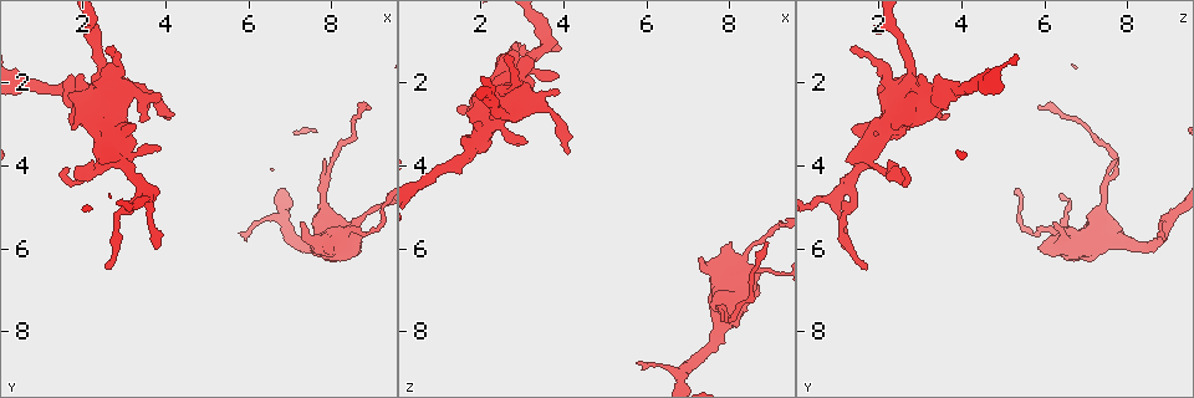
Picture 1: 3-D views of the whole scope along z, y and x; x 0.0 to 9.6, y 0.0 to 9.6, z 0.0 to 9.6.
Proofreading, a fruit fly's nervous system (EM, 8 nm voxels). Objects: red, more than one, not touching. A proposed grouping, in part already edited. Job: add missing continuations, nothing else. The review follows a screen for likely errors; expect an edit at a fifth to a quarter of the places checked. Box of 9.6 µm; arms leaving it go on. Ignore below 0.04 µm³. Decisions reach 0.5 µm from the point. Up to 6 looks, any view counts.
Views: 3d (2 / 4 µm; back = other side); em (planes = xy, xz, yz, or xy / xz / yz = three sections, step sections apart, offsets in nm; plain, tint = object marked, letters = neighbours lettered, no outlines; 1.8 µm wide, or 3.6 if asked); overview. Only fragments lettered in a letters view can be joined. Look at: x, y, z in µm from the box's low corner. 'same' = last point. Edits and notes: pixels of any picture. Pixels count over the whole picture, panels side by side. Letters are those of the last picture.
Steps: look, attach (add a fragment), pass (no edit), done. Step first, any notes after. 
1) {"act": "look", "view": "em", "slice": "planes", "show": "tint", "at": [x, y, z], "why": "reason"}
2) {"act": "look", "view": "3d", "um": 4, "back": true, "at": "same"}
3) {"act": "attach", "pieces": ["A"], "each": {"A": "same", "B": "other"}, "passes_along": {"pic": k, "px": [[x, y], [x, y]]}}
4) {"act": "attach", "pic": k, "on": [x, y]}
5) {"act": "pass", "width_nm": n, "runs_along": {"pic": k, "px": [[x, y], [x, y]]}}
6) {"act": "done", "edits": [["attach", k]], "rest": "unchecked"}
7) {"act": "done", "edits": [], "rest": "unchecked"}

{"act": "look", "view": "3d", "um": 4, "at": [8.05, 6.00, 5.85], "why": "free end"}

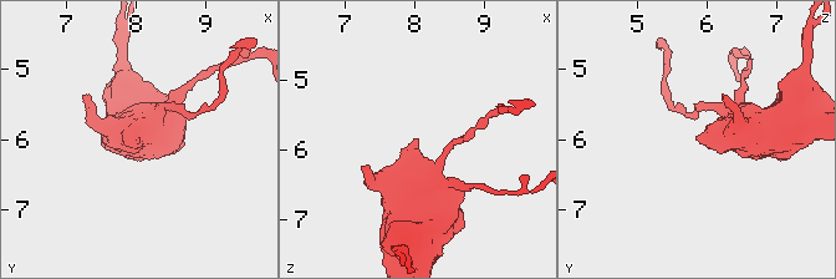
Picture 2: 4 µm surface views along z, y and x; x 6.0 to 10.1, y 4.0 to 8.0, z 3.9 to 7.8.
{"act": "look", "view": "em", "um": 3.6, "slice": "planes", "show": "letters", "at": [8.05, 6.00, 5.80]}

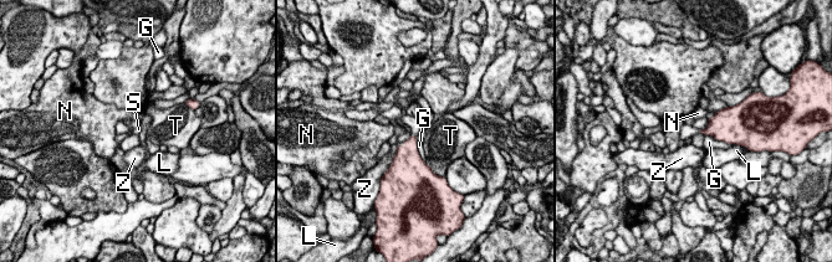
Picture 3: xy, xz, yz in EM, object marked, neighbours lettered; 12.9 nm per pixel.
{"act": "attach", "pic": 3, "on": [414, 126], "longest_contact_nm": ["G", 400], "each": {"G": "other", "L": "other", "N": "other", "S": "same", "T": "other", "Z": "other"}, "passes_along": {"pic": 3, "px": [[408, 154], [413, 135], [414, 126]]}, "found": "it goes on there"}

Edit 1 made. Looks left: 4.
{"act": "look", "view": "em", "slice": "planes", "show": "letters", "at": [4.15, 2.75, 3.65], "why": "an open end"}

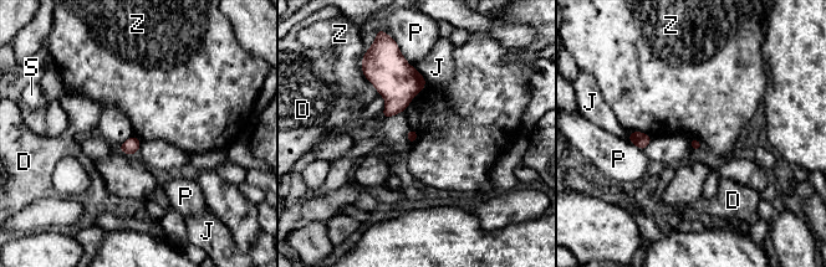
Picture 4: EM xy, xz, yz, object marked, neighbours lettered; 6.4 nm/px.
{"act": "pass", "longest_contact_nm": ["Z", 160], "each": {"D": "other", "J": "other", "P": "other", "S": "other", "Z": "other"}, "border": {"pic": 4, "px": [[630, 132], [645, 132], [652, 137]]}, "found": "none of them fits"}

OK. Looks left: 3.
{"act": "look", "view": "em", "slice": "planes", "show": "letters", "at": [2.85, 3.75, 1.65], "why": "sharp bend"}

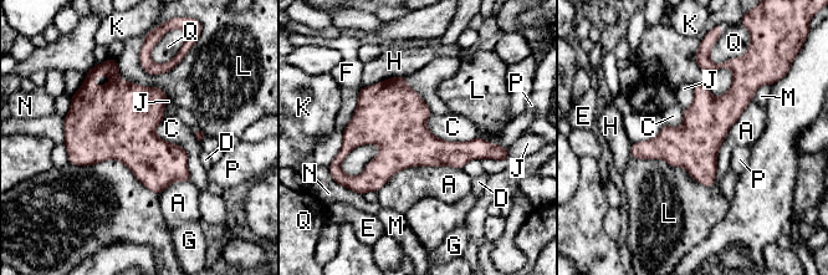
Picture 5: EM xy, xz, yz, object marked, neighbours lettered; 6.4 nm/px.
{"act": "pass", "width_nm": 320, "each": {"A": "other", "C": "other", "D": "other", "E": "other", "F": "other", "G": "other", "H": "other", "J": "other", "K": "other", "L": "other", "M": "other", "N": "other", "P": "other", "Q": "other"}, "border": {"pic": 5, "px": [[164, 116], [190, 181]]}, "found": "no lettered fragment goes on from it"}

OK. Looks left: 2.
{"act": "done", "edits": [["attach", 3]], "rest": "unchecked"}

